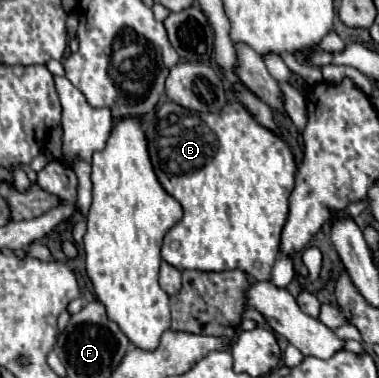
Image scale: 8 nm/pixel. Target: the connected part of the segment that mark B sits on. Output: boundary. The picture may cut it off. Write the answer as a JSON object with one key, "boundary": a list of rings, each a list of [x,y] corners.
{"boundary":[[[236,99],[228,101],[220,113],[186,111],[184,107],[166,101],[156,111],[154,129],[150,125],[146,127],[146,141],[160,185],[184,211],[182,221],[164,237],[162,259],[180,271],[240,269],[258,281],[268,281],[288,215],[288,197],[294,189],[296,163],[288,143],[256,123],[250,111]]]}

